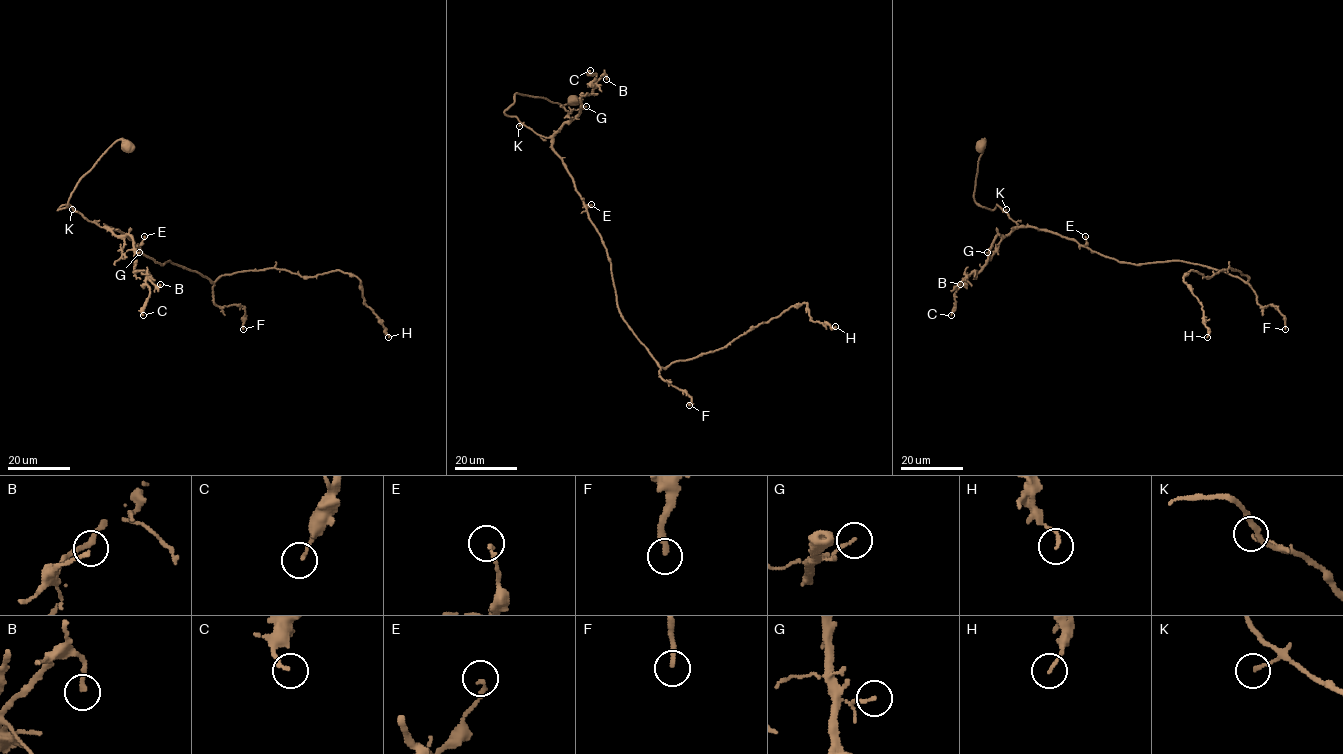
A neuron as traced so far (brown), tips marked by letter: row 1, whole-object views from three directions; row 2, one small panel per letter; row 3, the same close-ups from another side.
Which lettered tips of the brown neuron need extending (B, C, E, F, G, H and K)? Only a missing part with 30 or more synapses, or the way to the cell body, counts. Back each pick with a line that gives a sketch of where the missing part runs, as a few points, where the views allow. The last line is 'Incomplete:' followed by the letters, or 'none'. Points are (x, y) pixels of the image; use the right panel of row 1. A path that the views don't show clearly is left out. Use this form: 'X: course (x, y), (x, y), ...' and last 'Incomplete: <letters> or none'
F: course (1285, 329), (1273, 352), (1273, 369), (1276, 375), (1276, 397), (1285, 405), (1286, 439)
Incomplete: F

